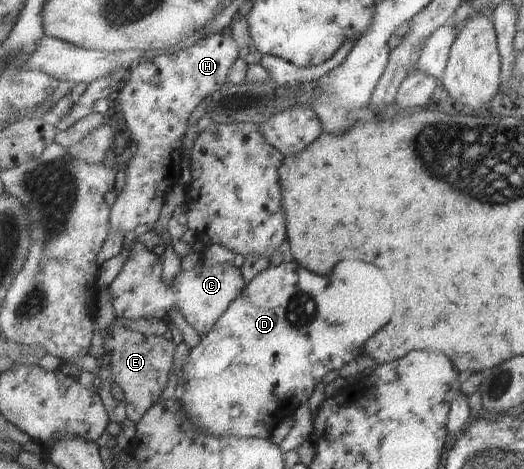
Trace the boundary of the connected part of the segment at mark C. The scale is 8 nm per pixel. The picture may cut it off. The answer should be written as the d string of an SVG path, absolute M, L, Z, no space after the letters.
M137 243L131 246L128 259L109 285L116 318L159 318L167 322L168 312L176 306L188 324L200 336L205 336L245 289L240 267L232 266L231 262L211 265L209 258L201 254L198 264L191 270L180 271L172 286L162 280L162 262L158 251L150 251L146 246Z

